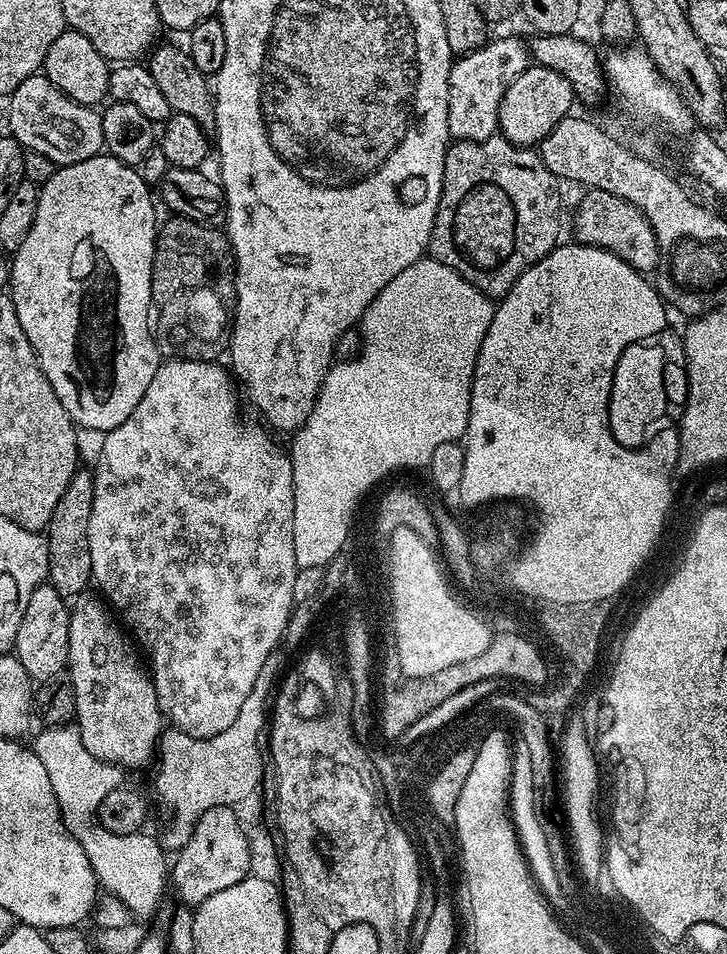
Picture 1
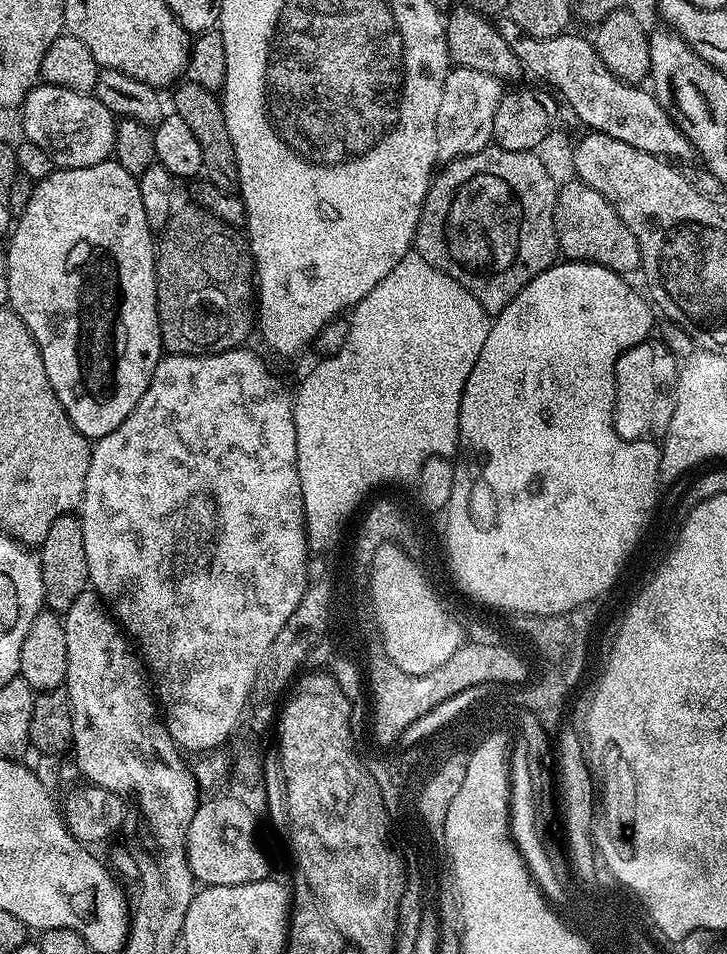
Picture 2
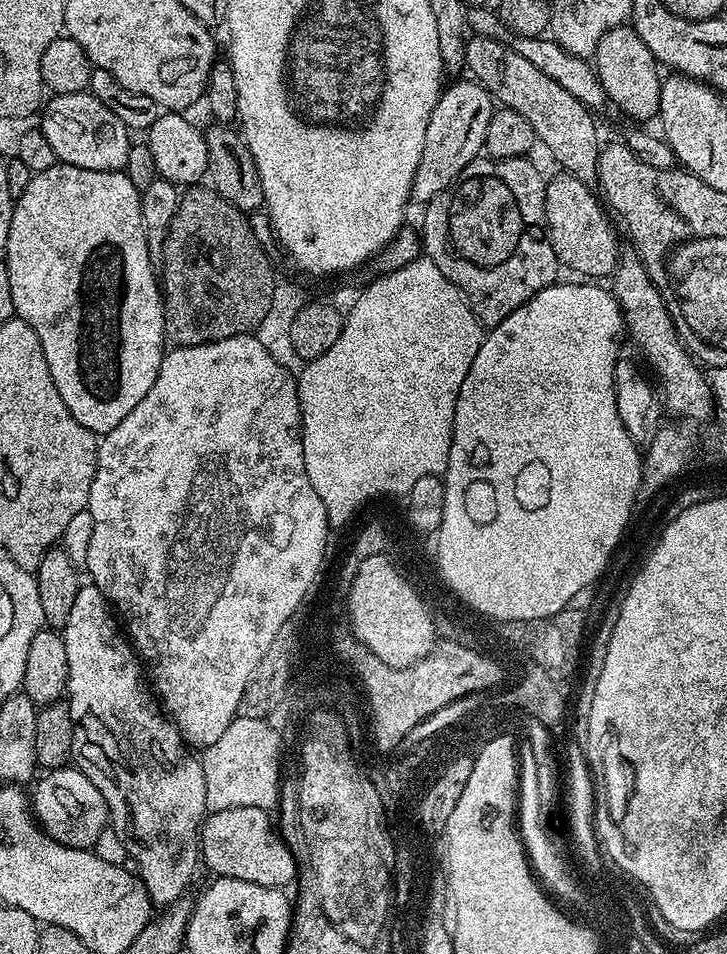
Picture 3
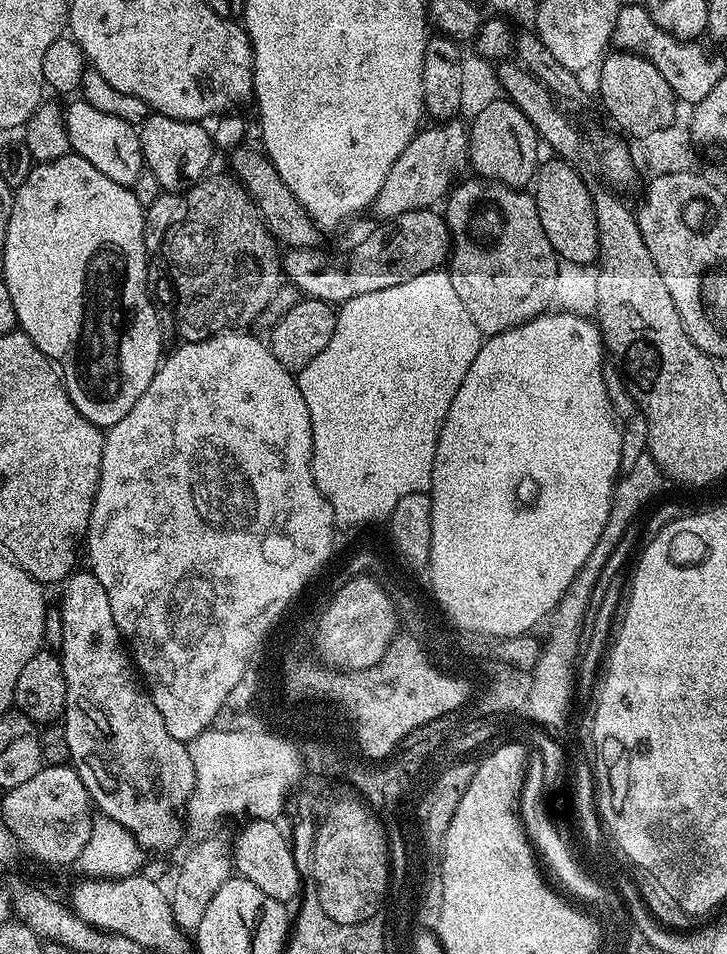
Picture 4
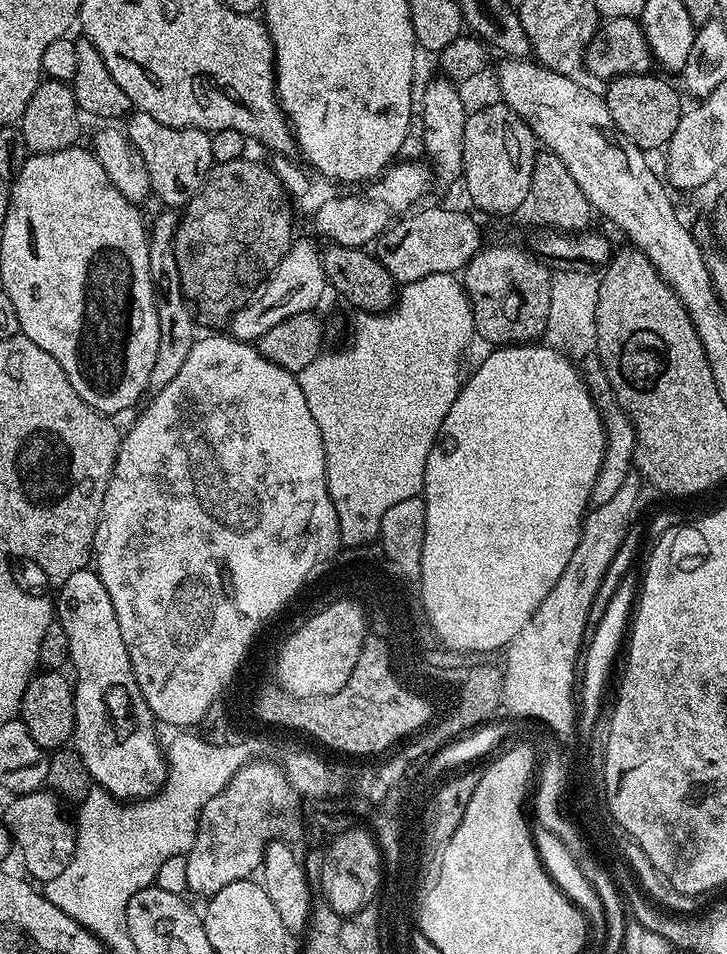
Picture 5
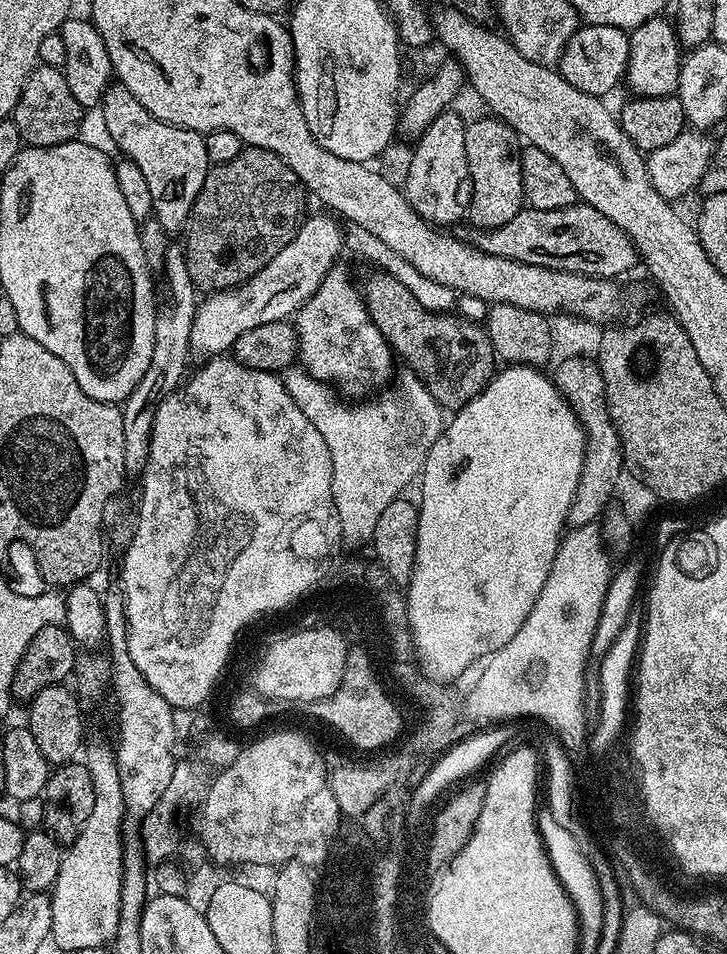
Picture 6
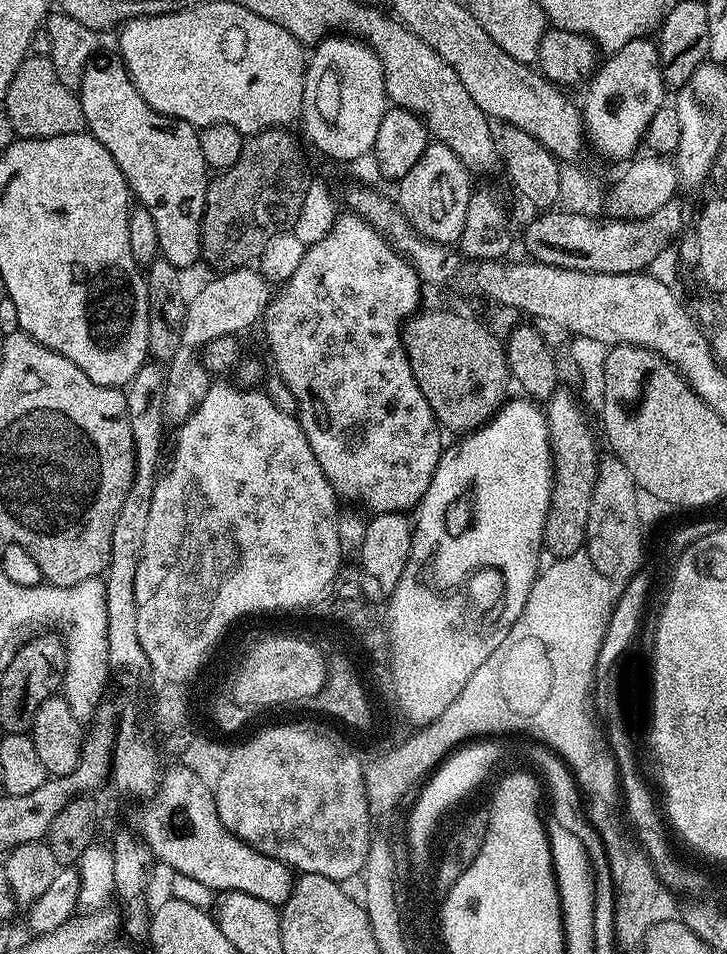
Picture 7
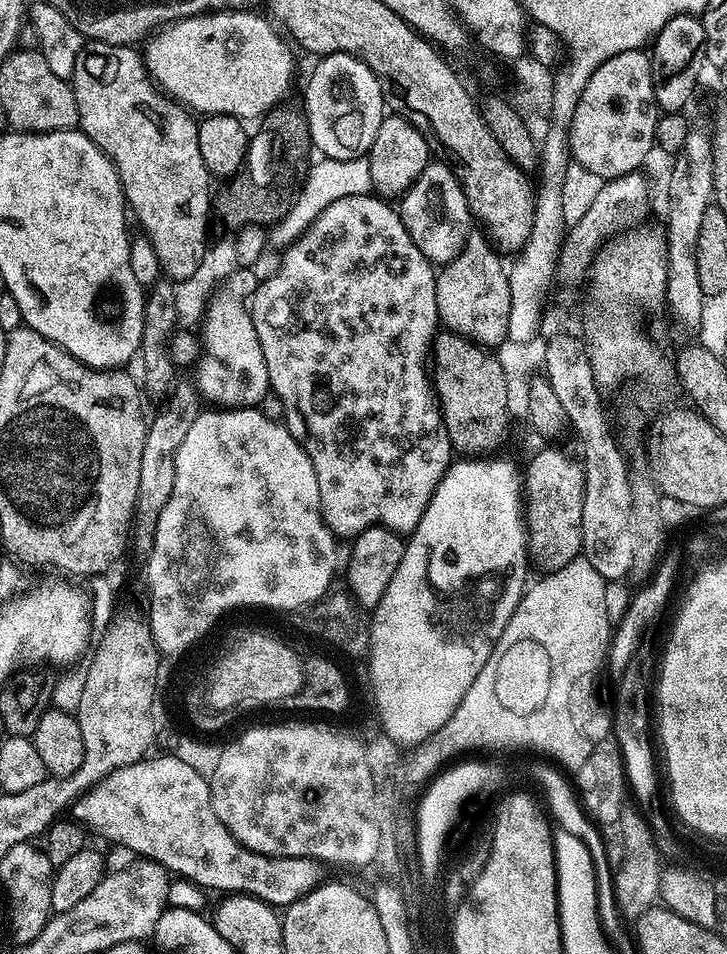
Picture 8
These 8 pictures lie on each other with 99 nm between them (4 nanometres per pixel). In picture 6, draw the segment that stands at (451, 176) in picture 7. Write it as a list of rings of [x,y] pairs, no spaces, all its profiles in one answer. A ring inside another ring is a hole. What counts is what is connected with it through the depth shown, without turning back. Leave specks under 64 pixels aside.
[[[455,110],[438,114],[430,126],[415,141],[412,161],[408,164],[408,177],[402,183],[404,197],[414,212],[433,226],[456,224],[468,215],[472,197],[470,166],[466,162],[466,138],[463,120]]]

